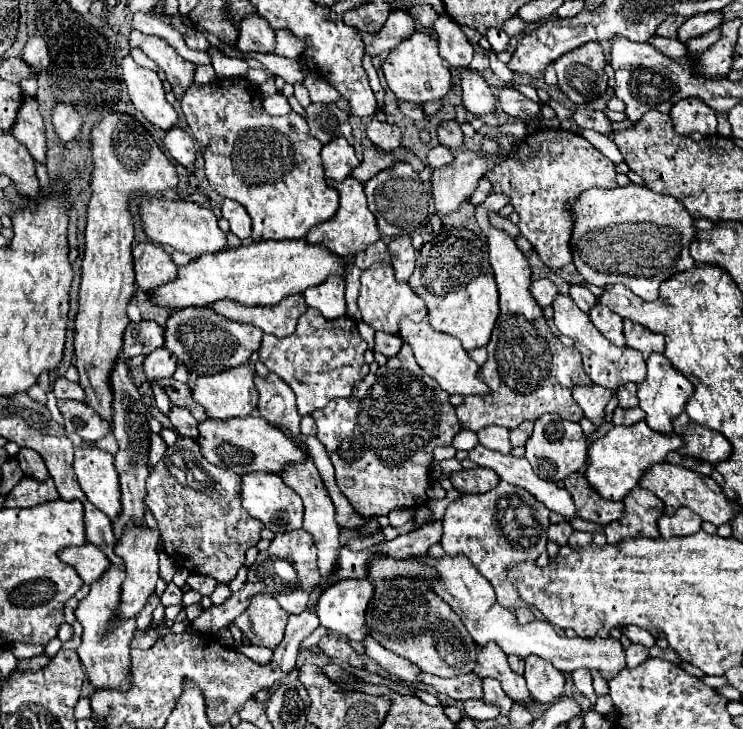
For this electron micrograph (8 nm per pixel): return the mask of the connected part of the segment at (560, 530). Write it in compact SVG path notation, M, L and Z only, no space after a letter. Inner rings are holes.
M563 522L563 524L551 524L547 536L549 536L549 540L553 540L555 544L565 546L565 544L567 544L567 538L569 538L571 532L573 532L573 528L571 528L569 522Z

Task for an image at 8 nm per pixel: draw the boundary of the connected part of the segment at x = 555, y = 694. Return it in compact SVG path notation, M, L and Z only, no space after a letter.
M537 656L525 658L525 680L531 696L537 702L555 702L563 694L565 676L547 660Z

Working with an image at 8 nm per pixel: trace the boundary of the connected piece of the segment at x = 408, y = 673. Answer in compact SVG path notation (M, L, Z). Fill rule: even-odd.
M367 636L363 640L363 644L365 644L365 650L367 650L367 656L377 660L391 676L395 676L395 678L399 678L399 680L403 680L403 682L407 682L407 684L411 684L415 688L425 688L425 684L417 676L417 674L421 674L421 670L413 662L409 662L409 660L389 652L389 650L381 648L381 644L377 644L371 636Z

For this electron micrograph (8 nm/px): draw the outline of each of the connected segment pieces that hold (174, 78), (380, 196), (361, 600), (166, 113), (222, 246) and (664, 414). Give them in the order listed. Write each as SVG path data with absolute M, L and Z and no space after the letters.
M133 30L129 36L129 45L131 48L141 48L161 70L165 70L177 100L181 100L183 92L189 88L189 84L193 84L197 64L181 58L177 50L159 36L145 36Z
M397 162L391 168L381 170L377 176L365 182L365 194L369 202L369 210L377 218L377 226L385 236L413 236L419 228L427 226L433 218L433 198L431 198L431 182L419 178L419 174L407 162Z
M341 580L329 586L315 606L321 626L361 642L369 630L365 624L365 610L373 598L375 586L363 580Z
M131 56L123 58L123 80L129 88L135 108L157 128L171 130L177 126L177 110L165 100L165 88L155 70L141 68Z
M139 196L135 198L141 210L141 222L145 234L157 242L157 244L169 244L177 252L189 254L193 260L197 260L203 254L217 254L227 250L225 232L217 226L217 218L209 208L203 208L193 202L181 202L181 200L157 200Z
M651 354L647 358L647 378L645 382L639 384L637 398L639 398L639 408L647 414L645 420L649 428L657 432L673 432L673 420L685 412L685 404L693 396L693 384L677 370L673 364L663 356L663 354Z

